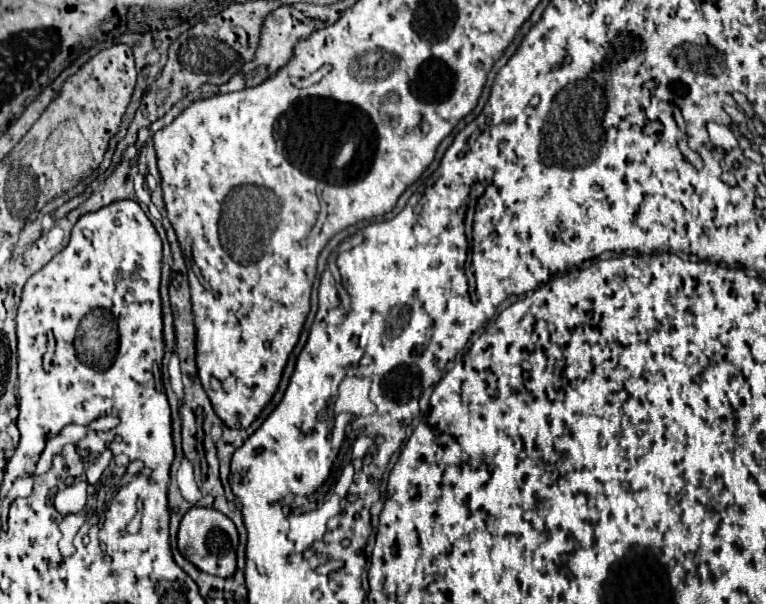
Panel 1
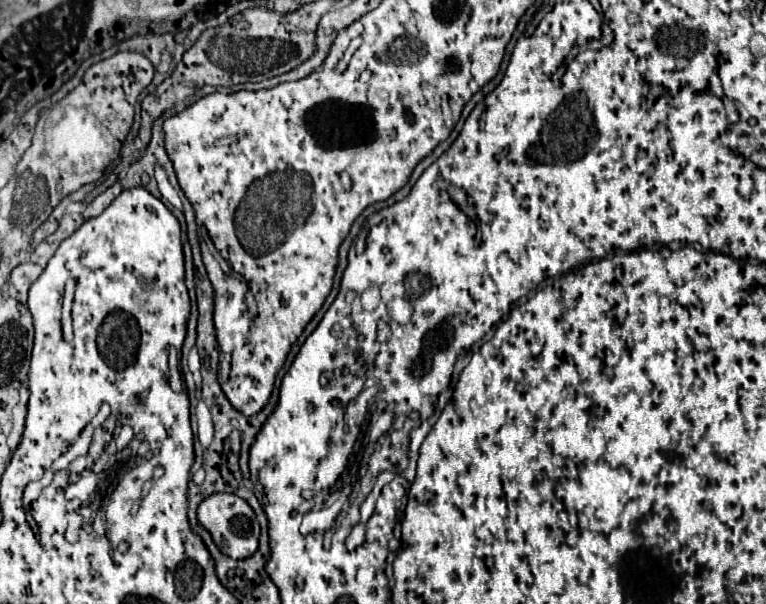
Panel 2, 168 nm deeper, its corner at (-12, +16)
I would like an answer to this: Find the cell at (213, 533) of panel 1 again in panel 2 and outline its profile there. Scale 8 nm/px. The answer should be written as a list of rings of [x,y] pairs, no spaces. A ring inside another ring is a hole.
[[[213,494],[199,504],[197,518],[199,518],[201,526],[205,526],[211,532],[217,548],[221,548],[221,552],[225,552],[227,556],[231,556],[235,560],[243,560],[257,552],[259,534],[261,534],[259,520],[255,516],[253,508],[243,498],[239,498],[235,494]]]

